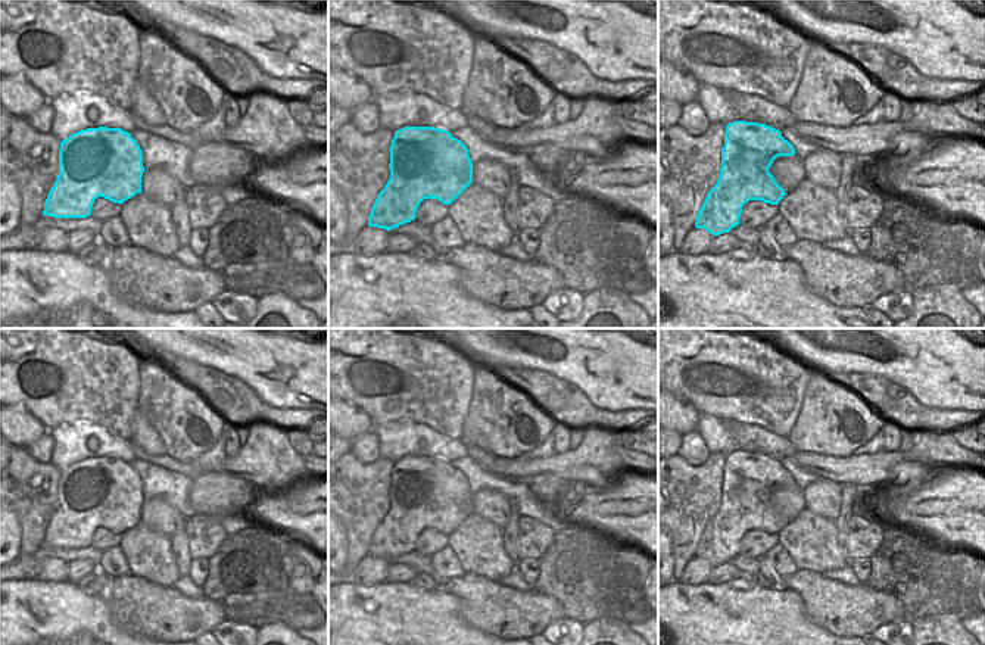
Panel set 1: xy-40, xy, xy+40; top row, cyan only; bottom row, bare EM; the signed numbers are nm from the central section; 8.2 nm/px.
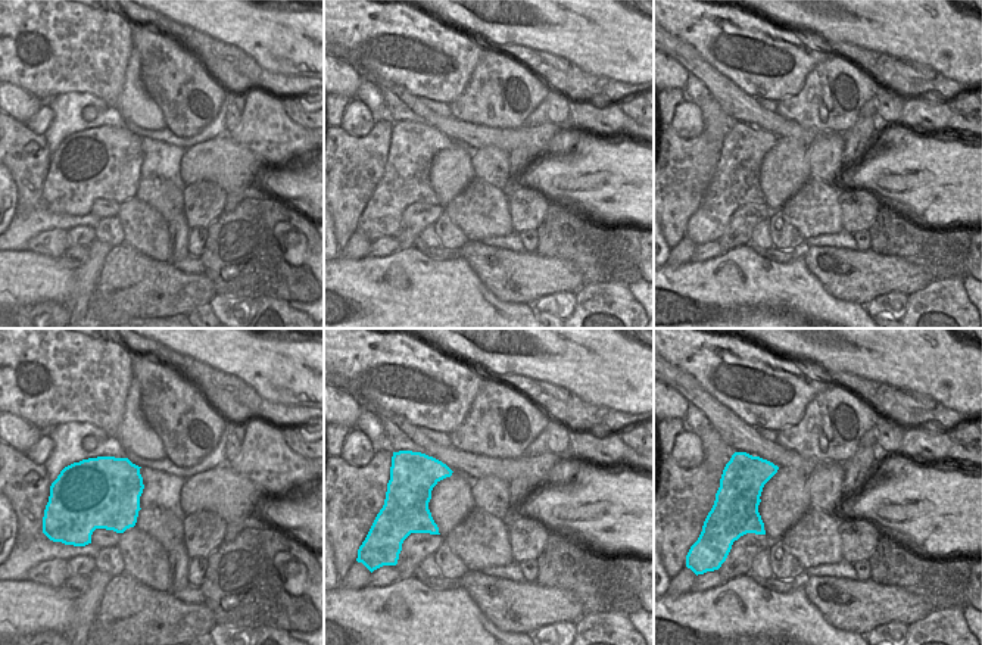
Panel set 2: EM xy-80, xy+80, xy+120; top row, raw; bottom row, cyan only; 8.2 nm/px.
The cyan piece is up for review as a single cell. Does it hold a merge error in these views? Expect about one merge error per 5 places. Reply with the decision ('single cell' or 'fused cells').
fused cells

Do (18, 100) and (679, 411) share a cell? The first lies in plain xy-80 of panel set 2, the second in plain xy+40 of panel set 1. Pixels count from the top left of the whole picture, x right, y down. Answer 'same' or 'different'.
same

